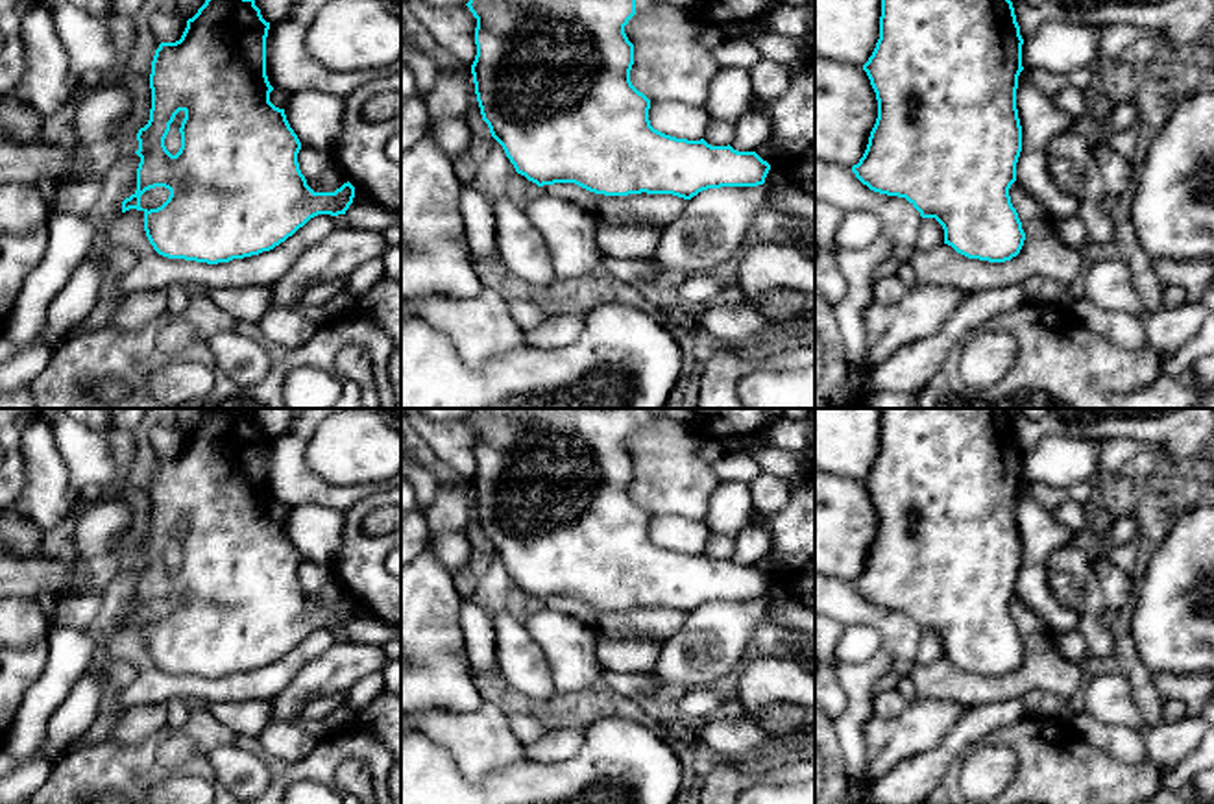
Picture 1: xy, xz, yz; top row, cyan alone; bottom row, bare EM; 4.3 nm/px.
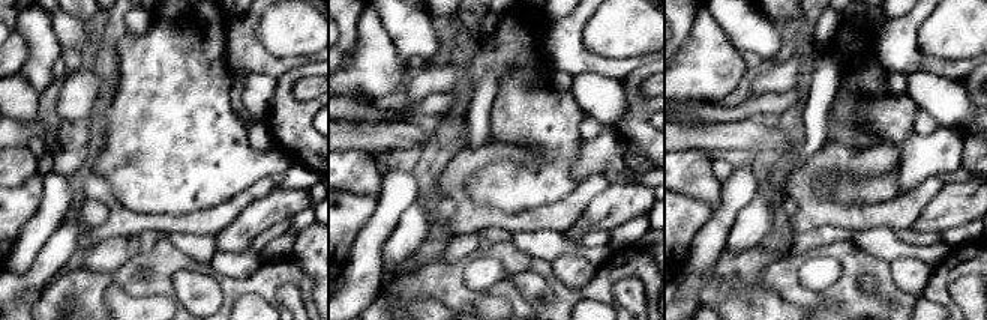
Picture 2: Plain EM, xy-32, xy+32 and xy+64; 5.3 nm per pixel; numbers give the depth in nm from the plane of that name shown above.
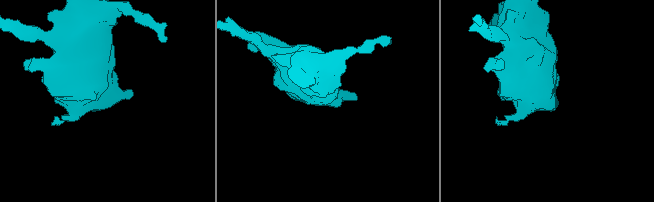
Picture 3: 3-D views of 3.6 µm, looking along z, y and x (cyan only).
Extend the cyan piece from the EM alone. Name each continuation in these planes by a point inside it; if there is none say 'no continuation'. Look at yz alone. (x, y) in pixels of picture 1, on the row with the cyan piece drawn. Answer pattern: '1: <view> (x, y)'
no continuation

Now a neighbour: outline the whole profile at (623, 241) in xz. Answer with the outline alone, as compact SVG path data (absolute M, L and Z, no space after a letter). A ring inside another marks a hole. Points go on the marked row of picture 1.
M599 220L595 242L602 255L615 259L650 259L662 227L652 224L615 224Z

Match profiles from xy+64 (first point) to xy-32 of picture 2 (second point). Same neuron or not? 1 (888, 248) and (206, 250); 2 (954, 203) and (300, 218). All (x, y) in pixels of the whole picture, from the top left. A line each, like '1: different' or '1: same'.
1: same
2: different

